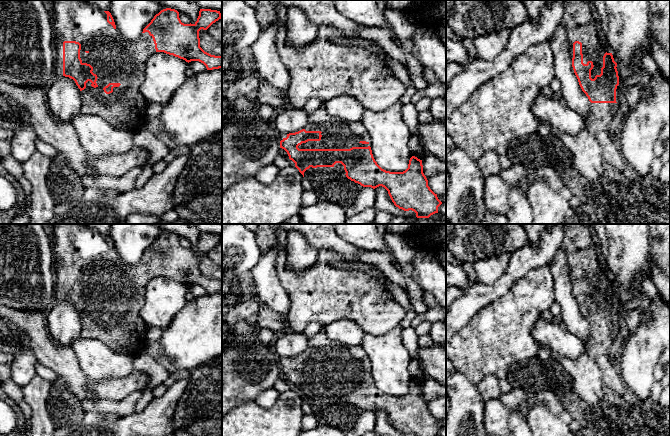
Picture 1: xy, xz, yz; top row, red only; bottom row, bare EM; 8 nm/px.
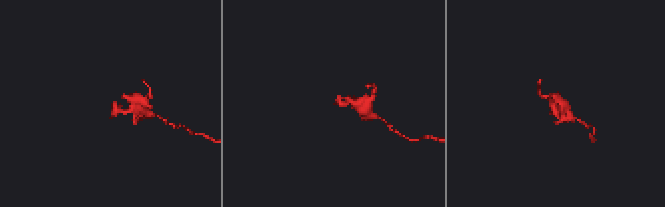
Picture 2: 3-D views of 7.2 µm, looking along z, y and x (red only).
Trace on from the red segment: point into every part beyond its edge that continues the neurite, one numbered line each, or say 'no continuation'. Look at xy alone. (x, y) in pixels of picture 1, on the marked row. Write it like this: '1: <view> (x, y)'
1: xy (114, 60)

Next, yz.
1: yz (578, 20)

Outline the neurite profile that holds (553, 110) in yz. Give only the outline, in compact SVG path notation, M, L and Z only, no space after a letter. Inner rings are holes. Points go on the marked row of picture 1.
M539 92L531 110L541 122L550 124L556 133L576 135L586 128L581 115L555 95L546 97Z

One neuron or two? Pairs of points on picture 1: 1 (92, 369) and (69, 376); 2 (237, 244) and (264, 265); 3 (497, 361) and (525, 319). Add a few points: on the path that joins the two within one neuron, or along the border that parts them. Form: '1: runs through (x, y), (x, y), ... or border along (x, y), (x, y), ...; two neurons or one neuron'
1: border along (73, 350), (82, 372), (87, 377); two neurons
2: border along (261, 253), (258, 262), (250, 271); two neurons
3: runs through (497, 351), (497, 347), (515, 329); one neuron

